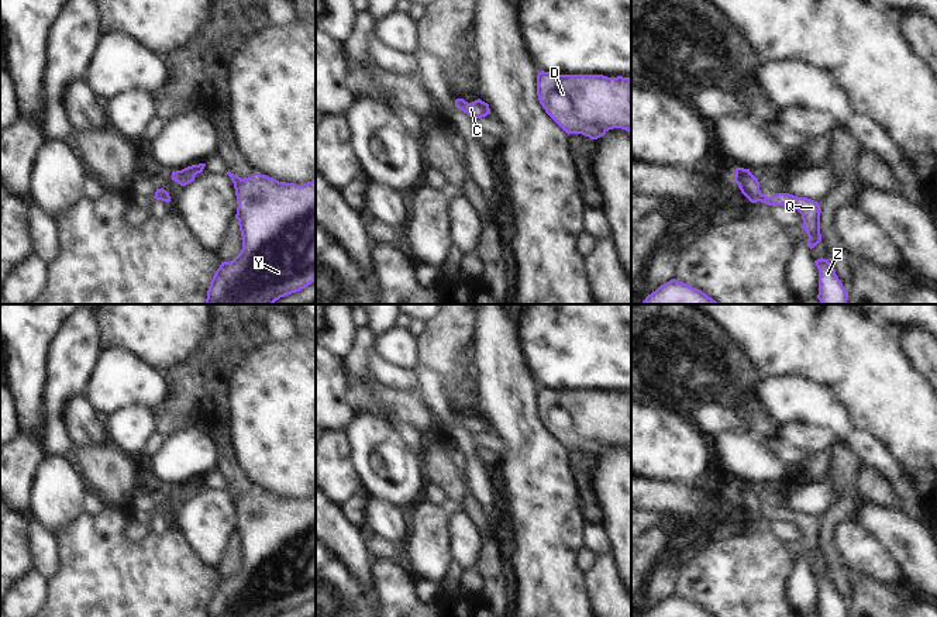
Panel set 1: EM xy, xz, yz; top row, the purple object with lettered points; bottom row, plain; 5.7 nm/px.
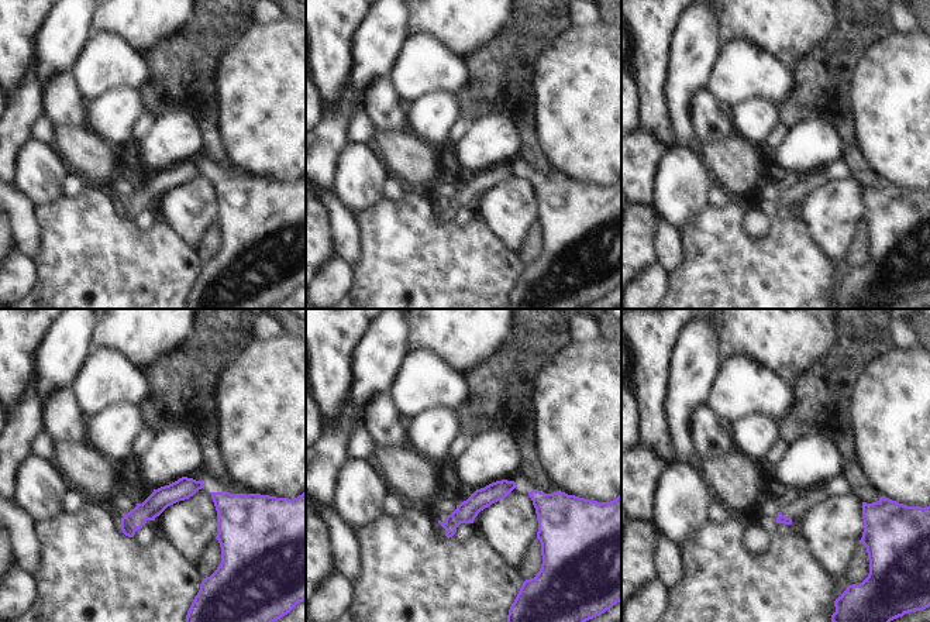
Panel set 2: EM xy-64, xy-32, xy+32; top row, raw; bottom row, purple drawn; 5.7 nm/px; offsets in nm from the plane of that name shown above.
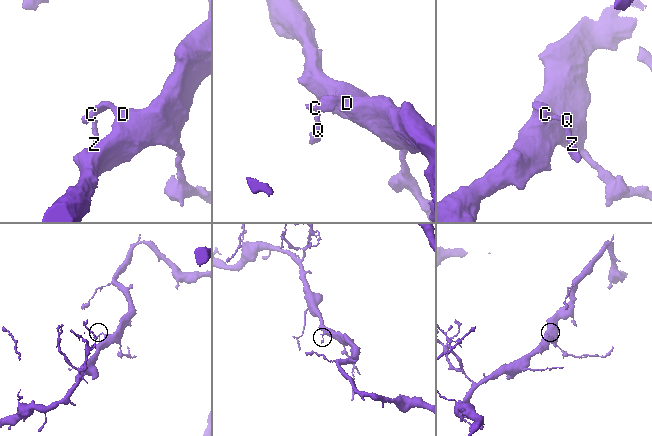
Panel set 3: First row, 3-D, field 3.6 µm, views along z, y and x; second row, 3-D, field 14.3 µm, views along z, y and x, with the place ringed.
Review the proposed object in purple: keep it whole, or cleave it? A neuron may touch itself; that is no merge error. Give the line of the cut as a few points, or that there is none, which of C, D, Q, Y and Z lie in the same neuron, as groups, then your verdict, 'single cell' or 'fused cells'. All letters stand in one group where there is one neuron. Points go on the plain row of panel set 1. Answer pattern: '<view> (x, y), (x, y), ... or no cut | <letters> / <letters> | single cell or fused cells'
yz (761, 509), (758, 516) | C D Y / Q Z | fused cells

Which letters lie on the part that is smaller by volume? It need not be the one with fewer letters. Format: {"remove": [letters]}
{"remove": ["Q", "Z"]}

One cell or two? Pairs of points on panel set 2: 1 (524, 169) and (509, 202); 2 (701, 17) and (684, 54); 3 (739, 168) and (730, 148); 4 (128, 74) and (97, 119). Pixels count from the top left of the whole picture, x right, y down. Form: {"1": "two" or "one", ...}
{"1": "two", "2": "one", "3": "one", "4": "two"}

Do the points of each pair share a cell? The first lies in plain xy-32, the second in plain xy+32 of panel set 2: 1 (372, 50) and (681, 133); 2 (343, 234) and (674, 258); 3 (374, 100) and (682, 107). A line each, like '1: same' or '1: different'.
1: same
2: same
3: different

